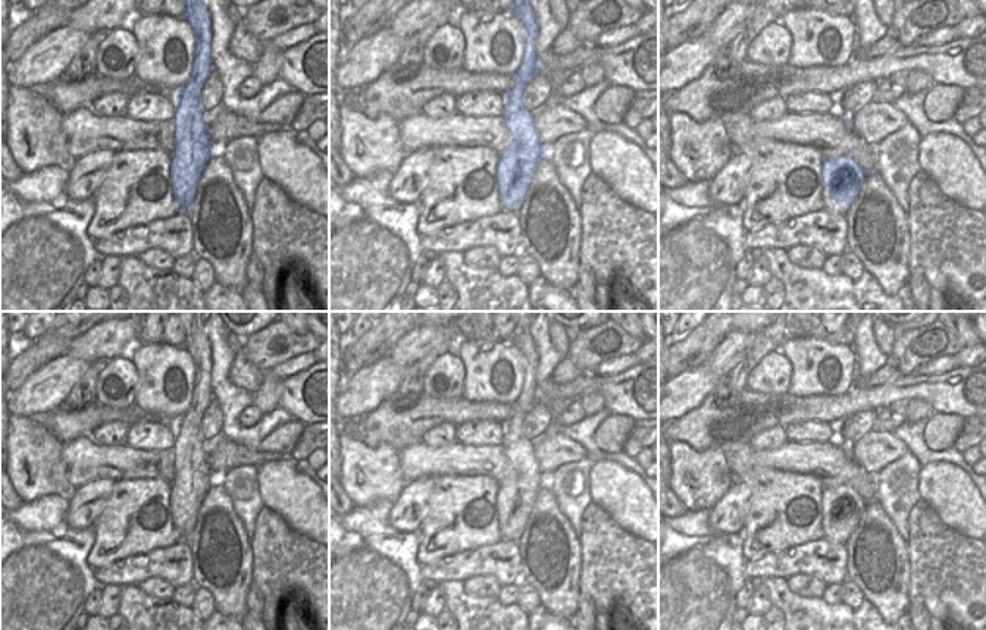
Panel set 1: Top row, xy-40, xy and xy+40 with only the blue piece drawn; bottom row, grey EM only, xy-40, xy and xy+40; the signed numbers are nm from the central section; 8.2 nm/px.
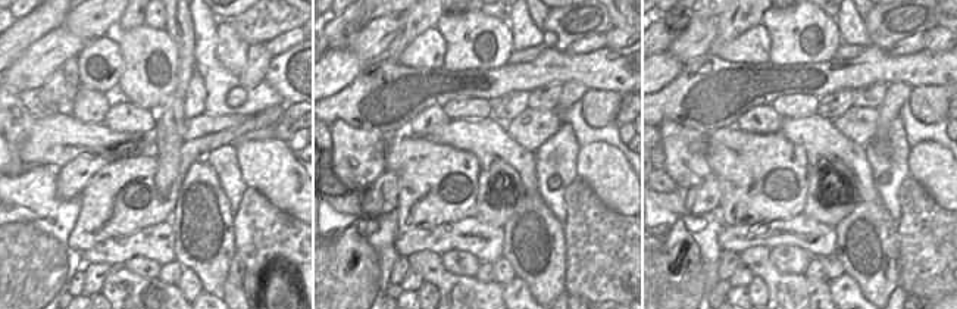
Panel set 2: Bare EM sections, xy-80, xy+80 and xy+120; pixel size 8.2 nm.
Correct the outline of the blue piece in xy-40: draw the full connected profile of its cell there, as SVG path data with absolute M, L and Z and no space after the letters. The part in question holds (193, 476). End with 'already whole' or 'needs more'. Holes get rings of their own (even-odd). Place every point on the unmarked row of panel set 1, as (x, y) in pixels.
M170 311L184 326L184 348L190 352L195 374L192 398L185 414L176 421L172 452L175 476L170 482L170 514L182 540L190 542L198 508L209 488L217 480L201 445L200 421L212 401L212 351L200 311Z; already whole

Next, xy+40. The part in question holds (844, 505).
M849 485L824 488L823 505L823 539L846 545L851 533L866 508L866 499Z; needs more

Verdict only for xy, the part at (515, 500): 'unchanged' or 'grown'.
grown

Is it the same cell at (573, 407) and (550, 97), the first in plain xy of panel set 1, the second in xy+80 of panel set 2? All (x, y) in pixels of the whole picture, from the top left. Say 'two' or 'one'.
one

